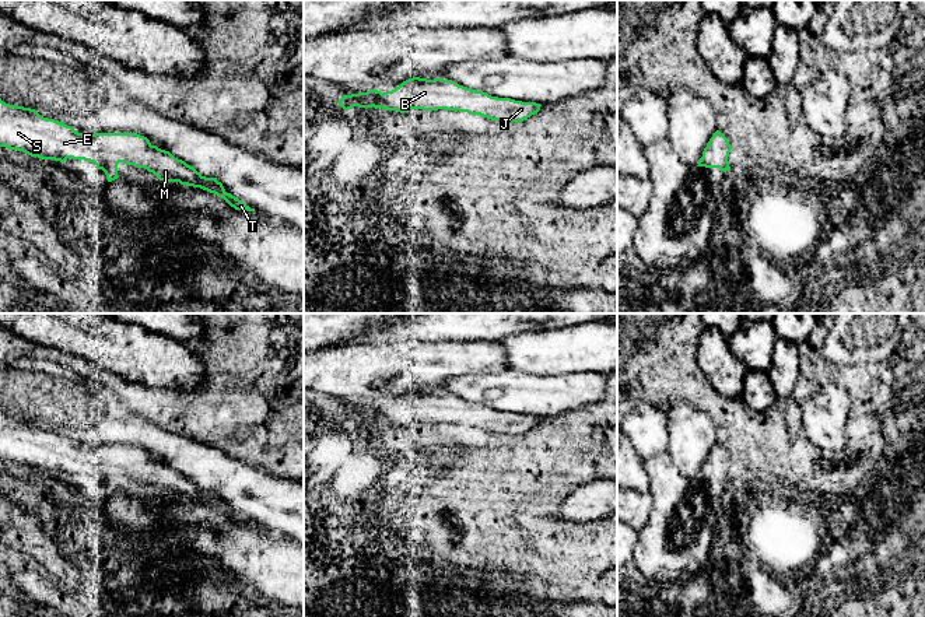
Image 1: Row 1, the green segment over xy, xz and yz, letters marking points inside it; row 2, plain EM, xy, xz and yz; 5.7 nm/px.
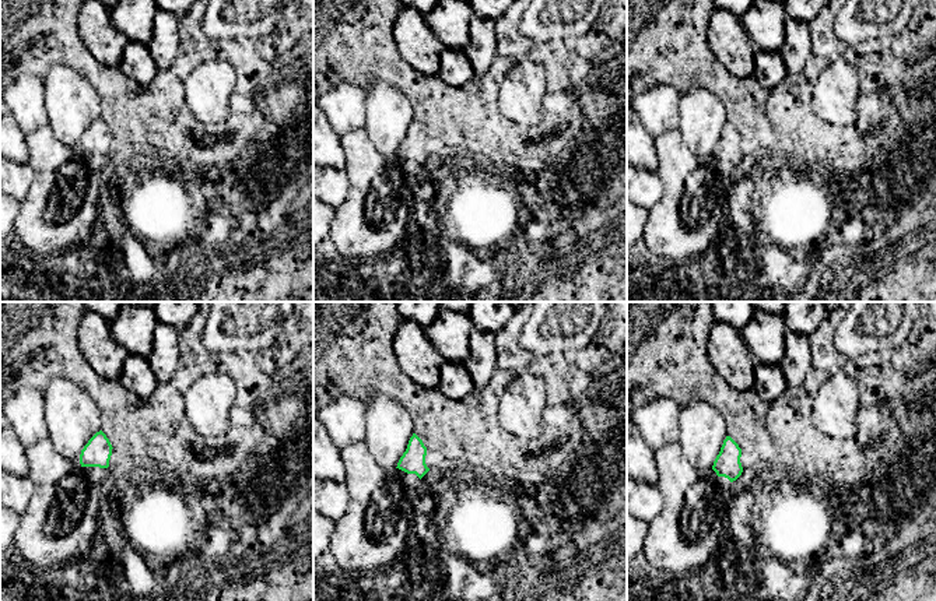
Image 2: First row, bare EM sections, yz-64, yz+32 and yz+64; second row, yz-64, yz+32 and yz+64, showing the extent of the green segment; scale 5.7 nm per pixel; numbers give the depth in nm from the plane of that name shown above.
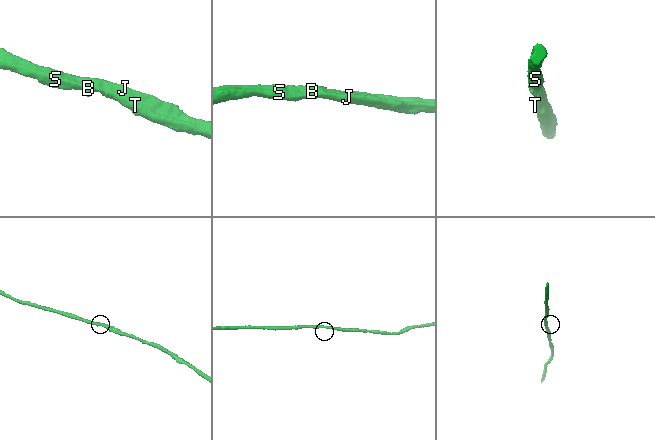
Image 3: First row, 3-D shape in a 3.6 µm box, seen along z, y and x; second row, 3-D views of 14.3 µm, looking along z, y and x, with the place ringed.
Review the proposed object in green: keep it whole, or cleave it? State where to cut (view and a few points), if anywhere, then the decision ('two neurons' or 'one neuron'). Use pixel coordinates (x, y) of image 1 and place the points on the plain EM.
cut none; one neuron

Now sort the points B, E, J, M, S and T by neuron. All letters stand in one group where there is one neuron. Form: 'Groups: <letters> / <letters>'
Groups: B E J M S T

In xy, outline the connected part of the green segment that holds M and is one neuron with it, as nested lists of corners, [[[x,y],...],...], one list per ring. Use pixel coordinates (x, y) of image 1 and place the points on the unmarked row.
[[[0,414],[0,460],[41,473],[90,474],[105,485],[108,495],[119,491],[119,476],[146,481],[160,494],[200,501],[224,512],[235,523],[255,525],[227,506],[217,491],[203,490],[195,480],[137,446],[78,446],[71,439],[41,430],[35,423]]]

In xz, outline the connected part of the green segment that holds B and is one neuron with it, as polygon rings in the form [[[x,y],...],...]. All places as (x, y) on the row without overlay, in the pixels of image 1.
[[[413,390],[383,407],[378,403],[343,409],[337,416],[344,424],[358,421],[382,421],[400,427],[410,423],[455,424],[480,428],[491,434],[523,435],[540,424],[540,417],[522,416],[511,411],[491,410],[452,393]]]

